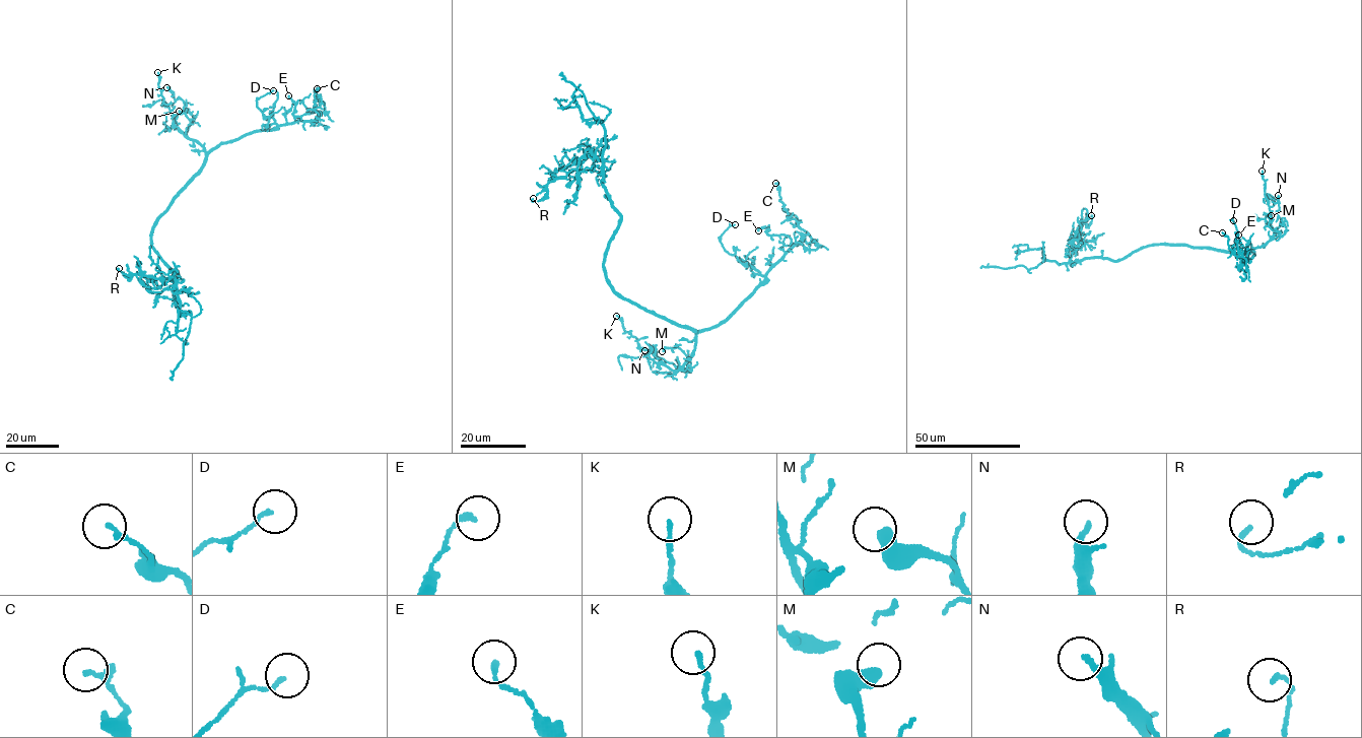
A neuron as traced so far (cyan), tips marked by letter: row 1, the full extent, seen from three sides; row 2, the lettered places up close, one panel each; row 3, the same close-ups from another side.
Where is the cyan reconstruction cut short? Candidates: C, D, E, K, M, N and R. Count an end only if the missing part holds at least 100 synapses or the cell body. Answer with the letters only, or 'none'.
none

